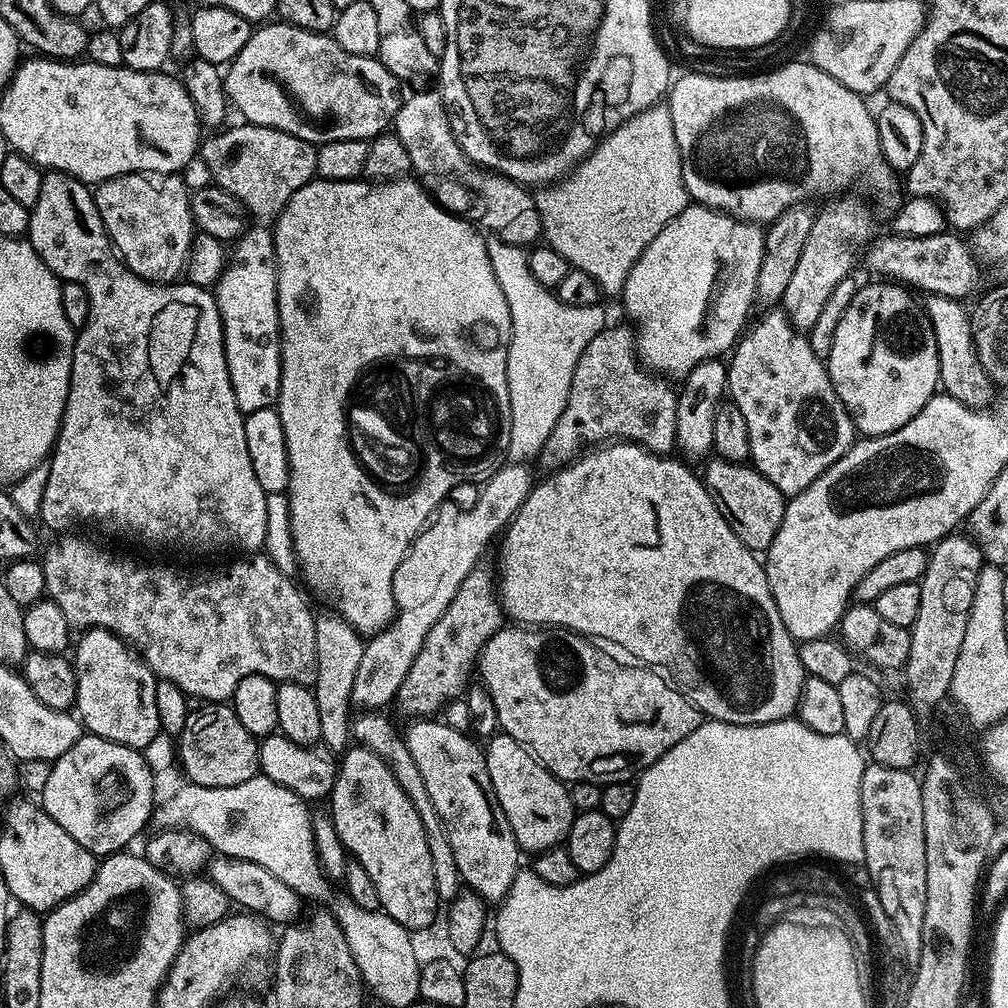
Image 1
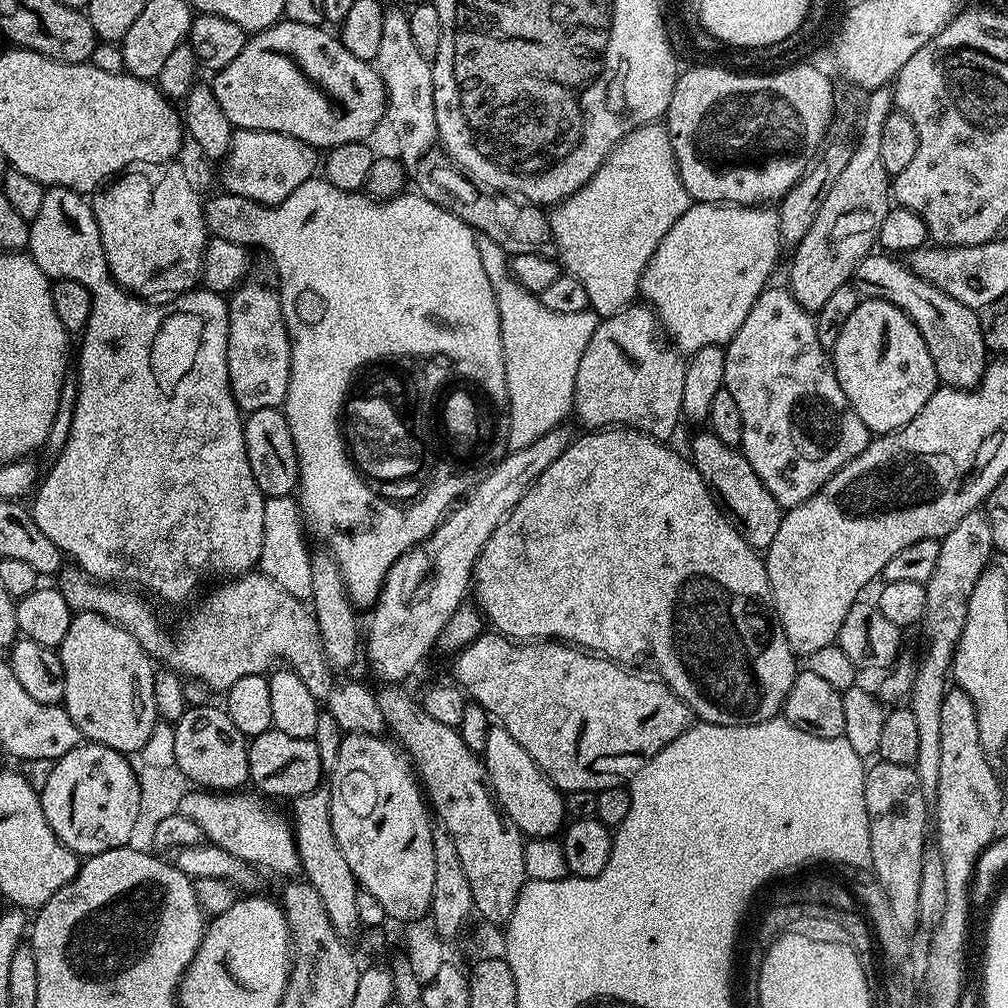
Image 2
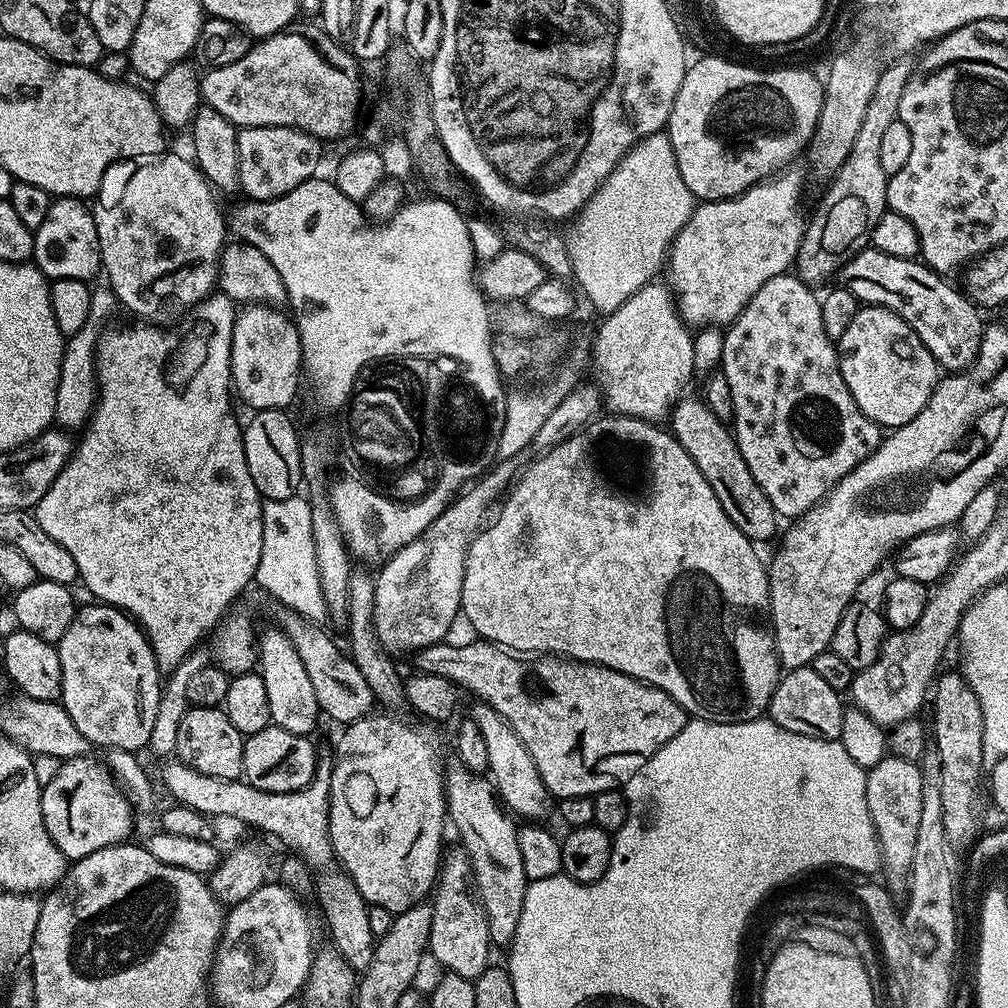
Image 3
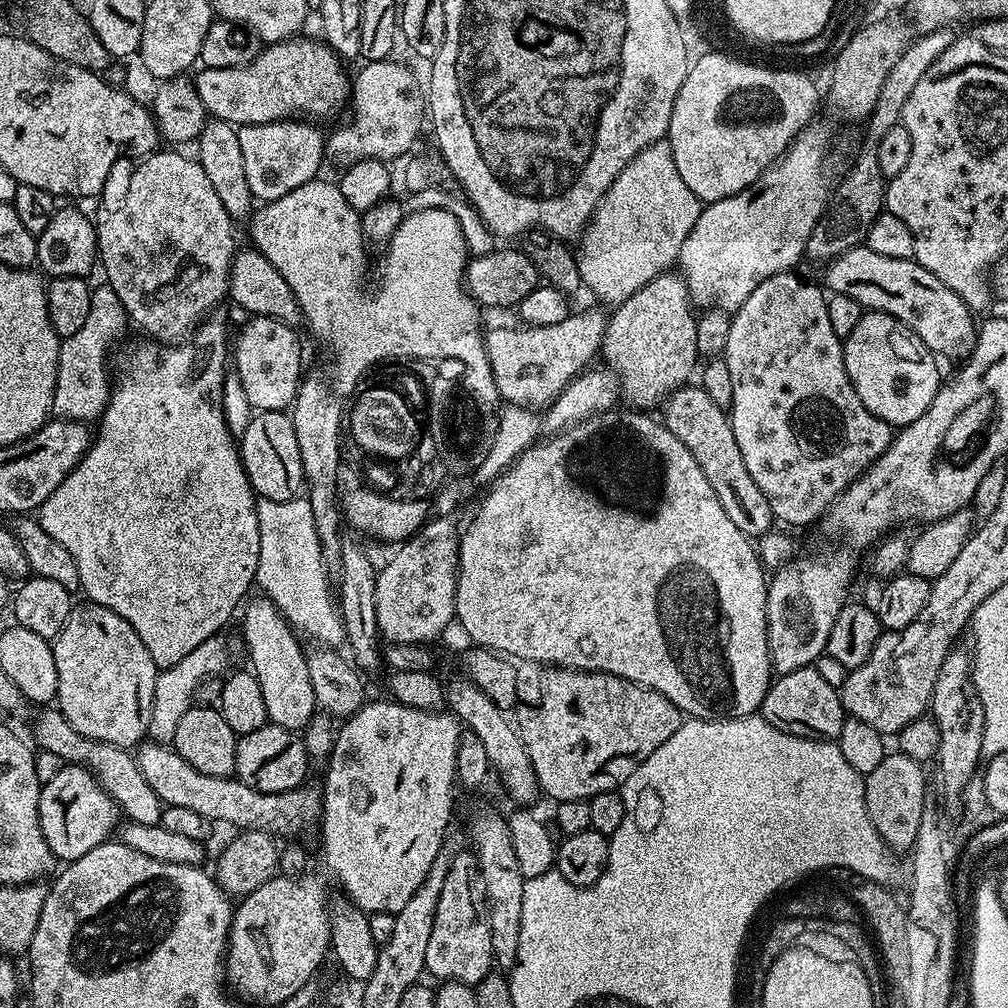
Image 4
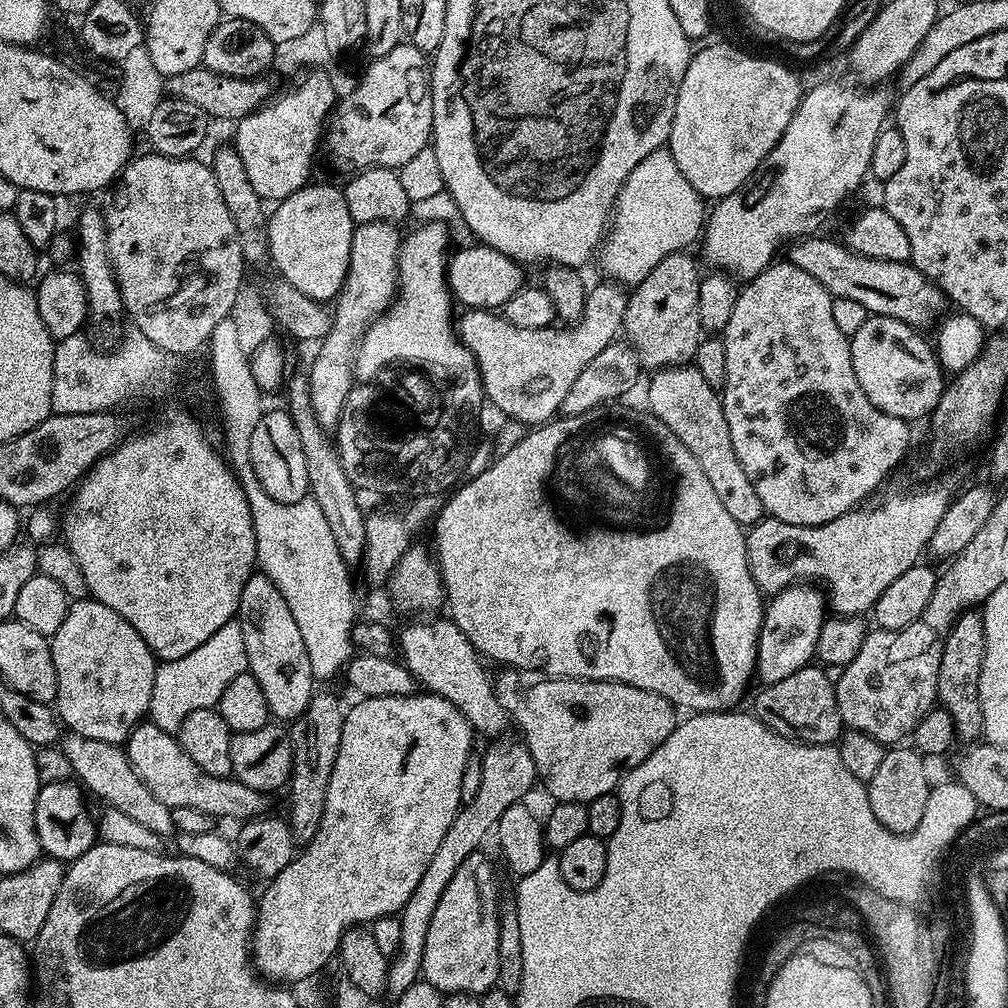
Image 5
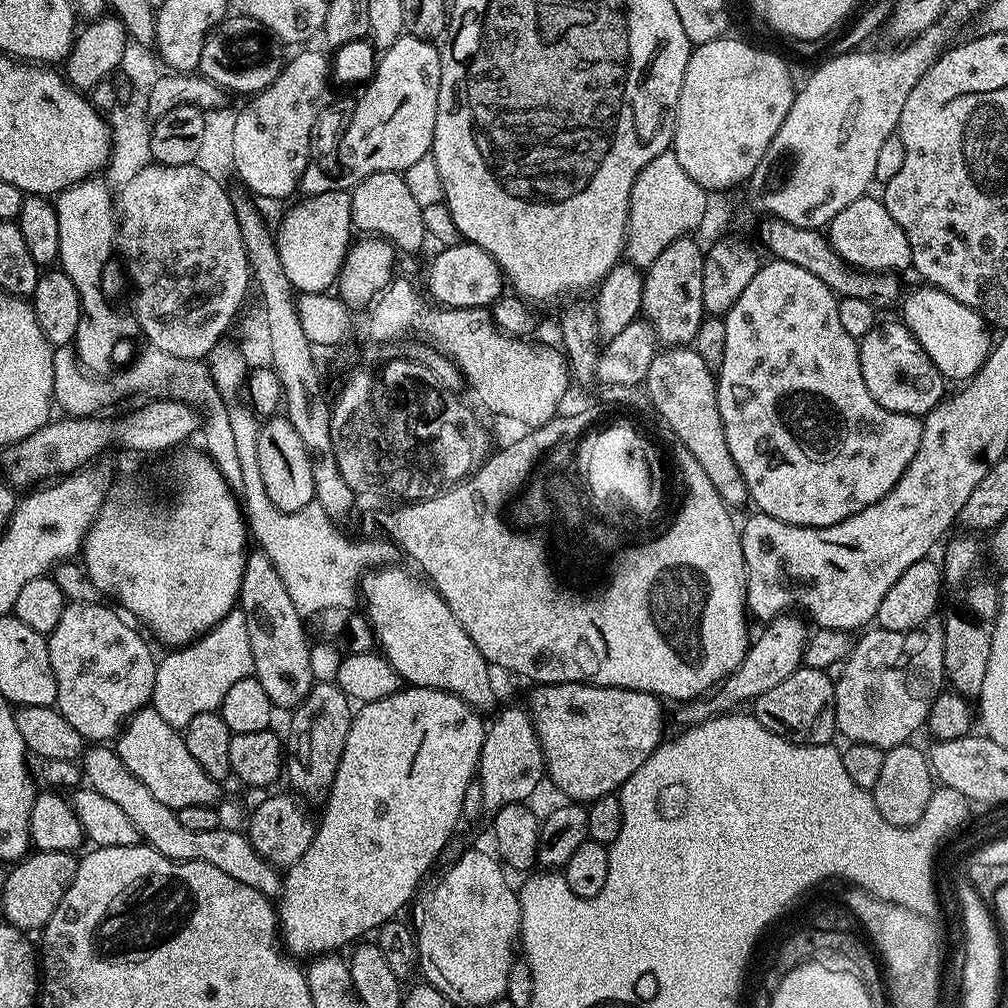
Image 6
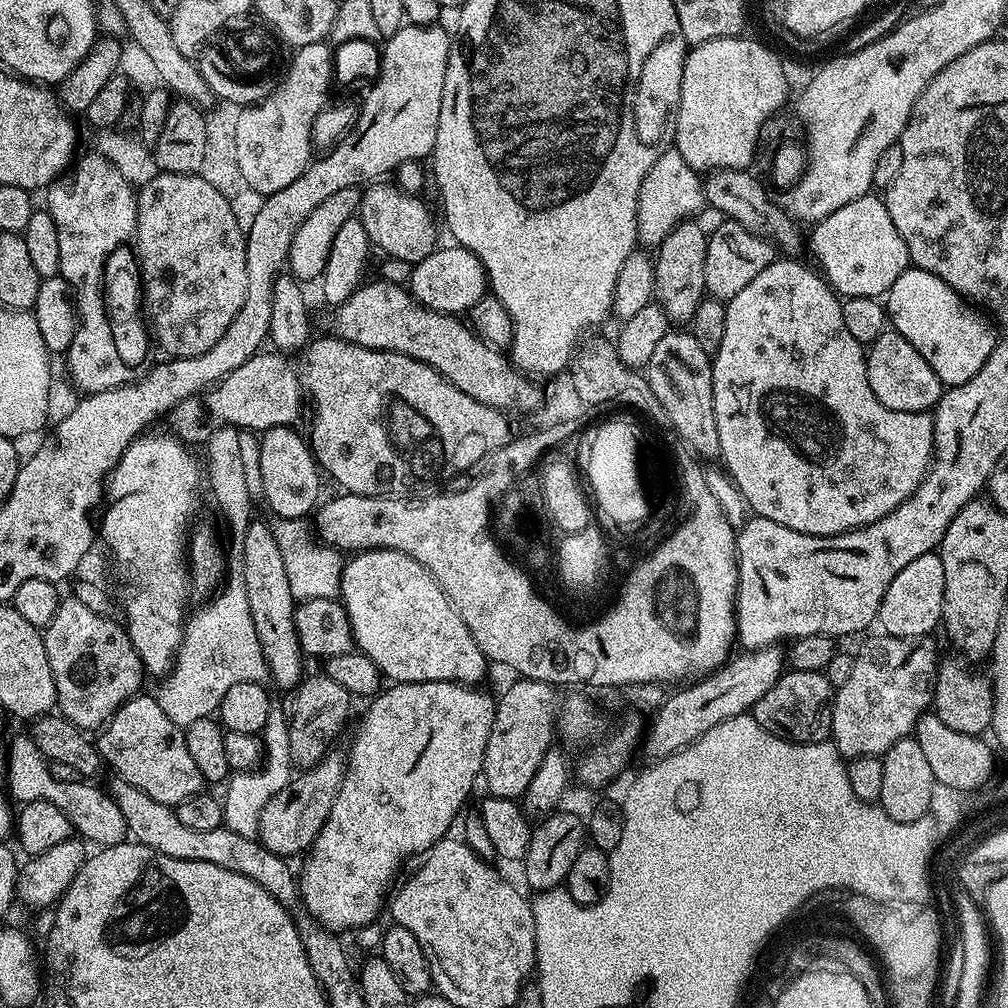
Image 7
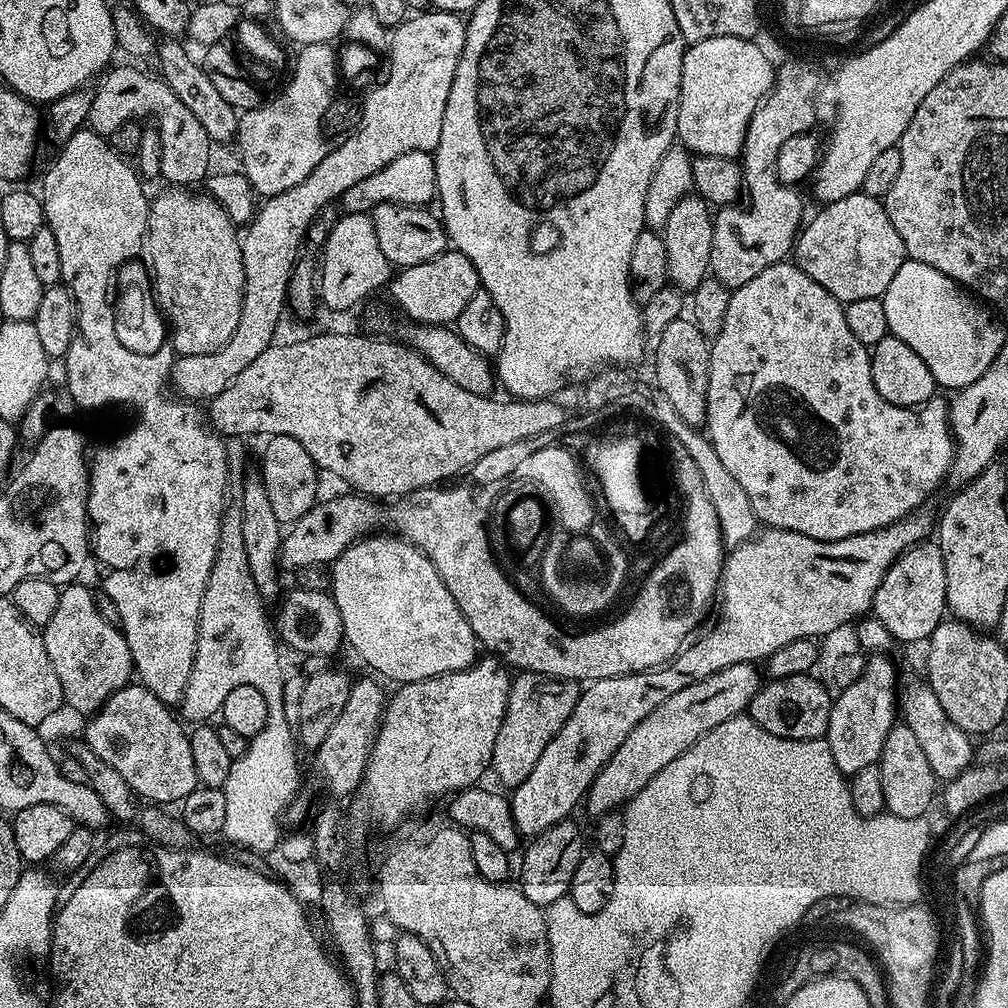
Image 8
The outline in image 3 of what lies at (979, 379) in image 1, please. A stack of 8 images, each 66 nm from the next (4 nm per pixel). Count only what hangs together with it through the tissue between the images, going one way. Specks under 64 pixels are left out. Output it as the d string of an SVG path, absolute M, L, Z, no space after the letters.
M871 246L863 248L853 260L847 260L838 280L849 288L861 305L888 308L918 334L937 365L949 373L965 371L976 361L986 327L981 309L959 287L947 284L941 273L933 272L919 259L894 258Z

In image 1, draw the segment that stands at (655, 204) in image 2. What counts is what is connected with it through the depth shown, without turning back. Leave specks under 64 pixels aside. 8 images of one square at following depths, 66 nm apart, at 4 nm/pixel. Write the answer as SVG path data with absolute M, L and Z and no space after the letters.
M658 103L615 128L597 143L585 160L573 167L569 175L551 186L541 187L534 199L535 213L547 247L558 250L558 254L562 254L571 267L586 270L586 274L598 282L605 297L619 297L642 250L646 250L646 246L658 238L658 230L662 230L666 222L682 214L682 210L690 203L682 178L682 158L674 138L674 122L670 120L668 107Z

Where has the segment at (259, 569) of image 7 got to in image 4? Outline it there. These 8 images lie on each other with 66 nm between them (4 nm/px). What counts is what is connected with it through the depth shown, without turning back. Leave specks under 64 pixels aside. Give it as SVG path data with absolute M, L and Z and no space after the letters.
M263 594L254 596L242 608L244 644L252 655L250 668L258 678L258 686L262 686L262 699L266 701L269 721L299 733L318 712L314 686L310 682L306 648L300 645L301 637L294 631L275 602Z

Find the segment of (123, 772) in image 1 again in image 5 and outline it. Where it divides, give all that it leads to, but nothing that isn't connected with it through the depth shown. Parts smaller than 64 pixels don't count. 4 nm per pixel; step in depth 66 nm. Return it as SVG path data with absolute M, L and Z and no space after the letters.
M72 780L40 785L40 793L34 806L34 822L38 830L40 851L45 857L71 862L86 854L86 850L97 843L98 828L94 823L94 816L88 813L84 796L86 797L85 789Z

